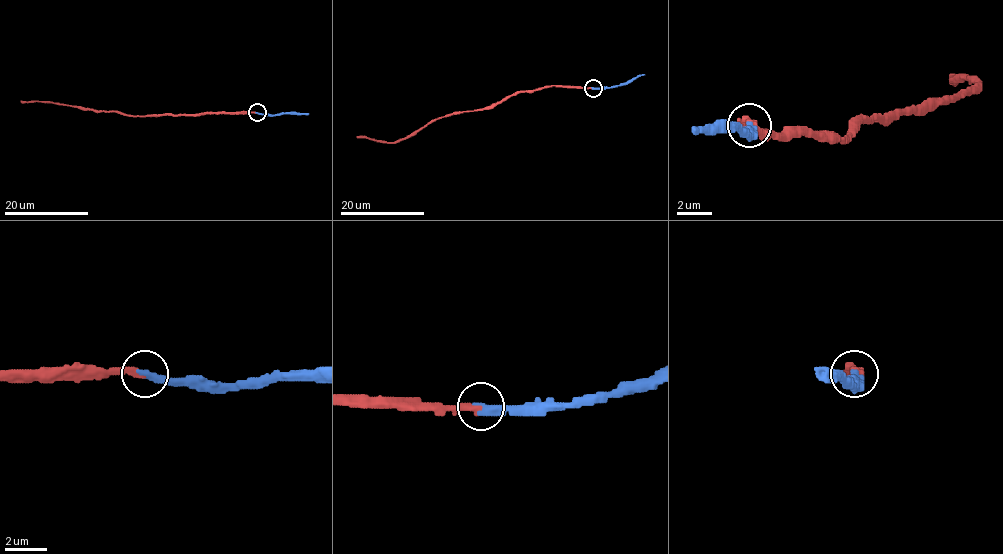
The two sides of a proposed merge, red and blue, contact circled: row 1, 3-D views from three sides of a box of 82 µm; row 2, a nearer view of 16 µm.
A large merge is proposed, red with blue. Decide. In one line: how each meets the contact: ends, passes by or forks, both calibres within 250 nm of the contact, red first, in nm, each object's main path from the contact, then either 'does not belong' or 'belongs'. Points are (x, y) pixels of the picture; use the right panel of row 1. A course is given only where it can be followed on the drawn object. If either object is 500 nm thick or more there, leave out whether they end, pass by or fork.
red ends there; blue ends there; 360 nm thick on the red side, 420 nm on the other; red runs (750, 126), (846, 139), (859, 122), (921, 113), (977, 82), (951, 74); blue runs (750, 126), (746, 135), (694, 126); belongs

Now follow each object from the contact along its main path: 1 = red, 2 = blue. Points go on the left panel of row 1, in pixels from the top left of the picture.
1: (257, 113), (129, 116), (57, 102), (21, 100)
2: (257, 113), (308, 113)

